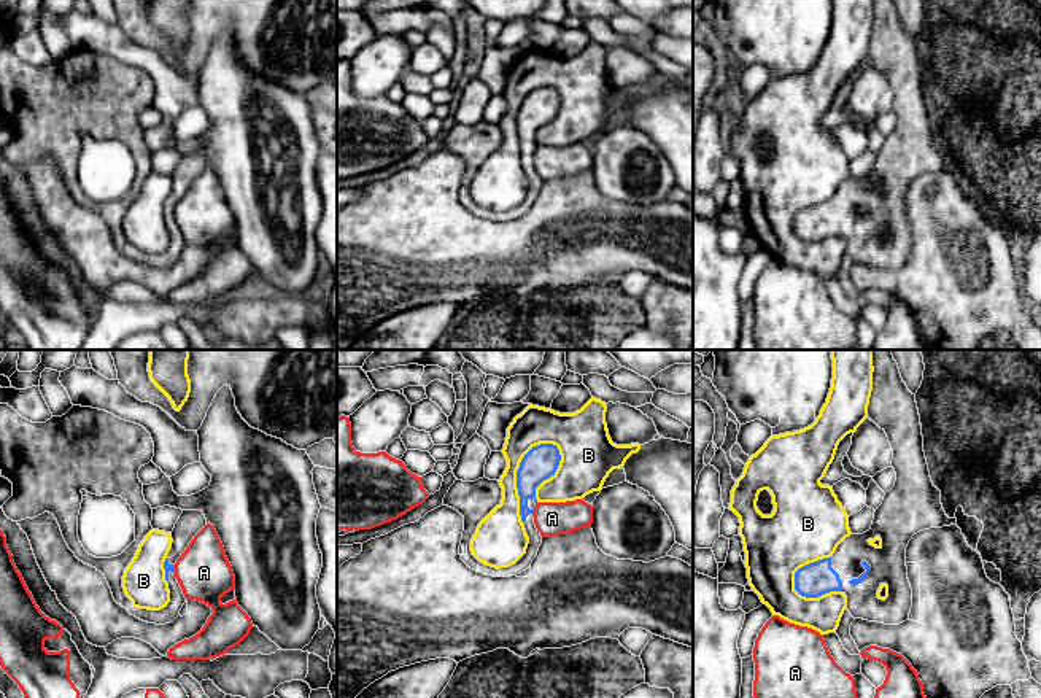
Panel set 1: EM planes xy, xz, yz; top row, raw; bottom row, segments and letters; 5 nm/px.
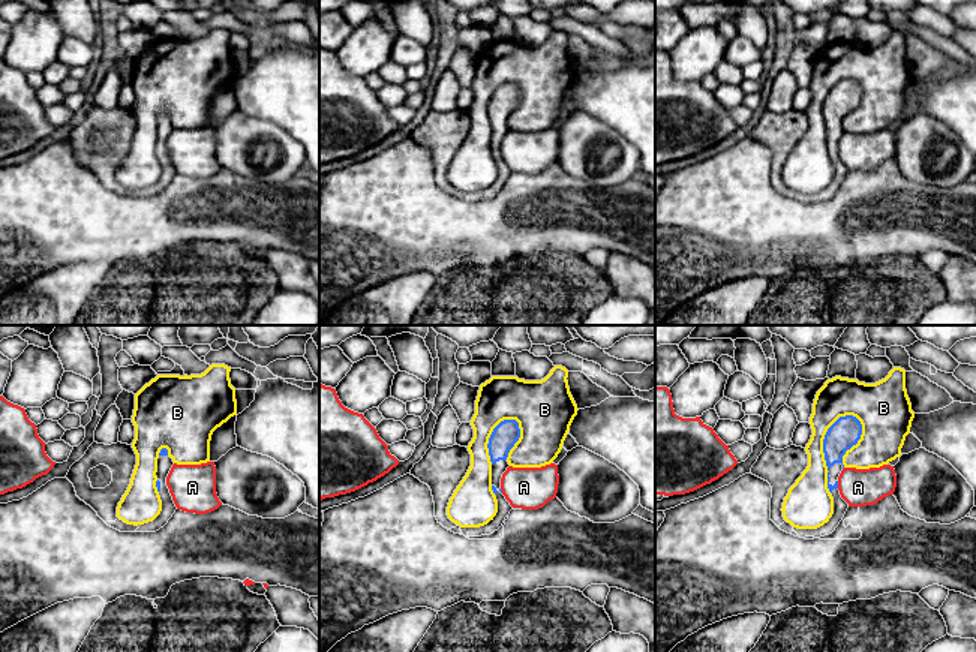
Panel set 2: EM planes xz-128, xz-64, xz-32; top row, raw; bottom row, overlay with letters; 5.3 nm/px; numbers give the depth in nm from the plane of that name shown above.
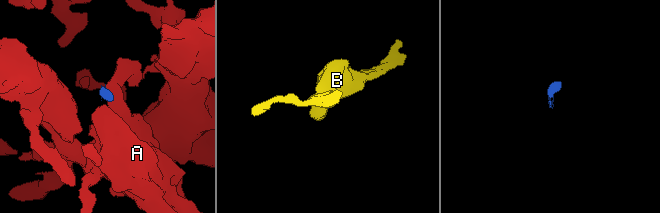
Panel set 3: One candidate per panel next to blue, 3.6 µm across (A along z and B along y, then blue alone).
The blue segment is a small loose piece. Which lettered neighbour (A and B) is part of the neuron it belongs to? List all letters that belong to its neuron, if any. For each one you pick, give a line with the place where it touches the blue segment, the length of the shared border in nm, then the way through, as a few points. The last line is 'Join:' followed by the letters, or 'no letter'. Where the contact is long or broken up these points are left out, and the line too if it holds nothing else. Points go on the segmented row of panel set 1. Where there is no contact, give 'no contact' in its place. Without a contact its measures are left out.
Join: no letter

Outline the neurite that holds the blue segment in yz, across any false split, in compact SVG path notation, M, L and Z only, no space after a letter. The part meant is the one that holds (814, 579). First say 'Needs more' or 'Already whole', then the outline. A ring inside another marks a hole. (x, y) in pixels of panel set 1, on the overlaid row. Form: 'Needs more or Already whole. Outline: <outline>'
Needs more. Outline: M873 350L873 367L868 418L885 431L892 445L892 467L896 472L895 487L885 493L882 504L876 509L871 529L846 537L830 558L799 568L795 572L795 590L806 598L842 591L847 596L846 609L853 619L900 625L909 620L912 607L912 588L906 566L909 541L919 531L957 525L957 518L946 515L941 491L931 482L915 394L903 382L892 350Z

